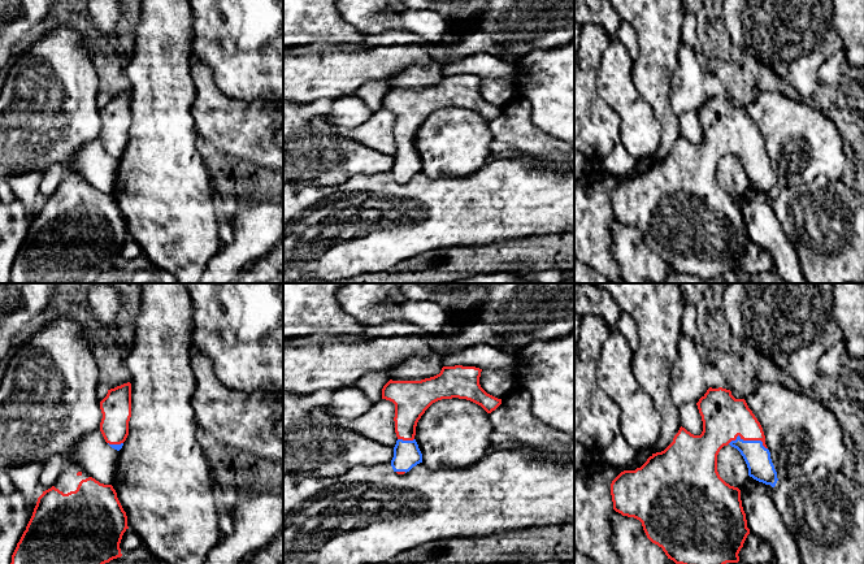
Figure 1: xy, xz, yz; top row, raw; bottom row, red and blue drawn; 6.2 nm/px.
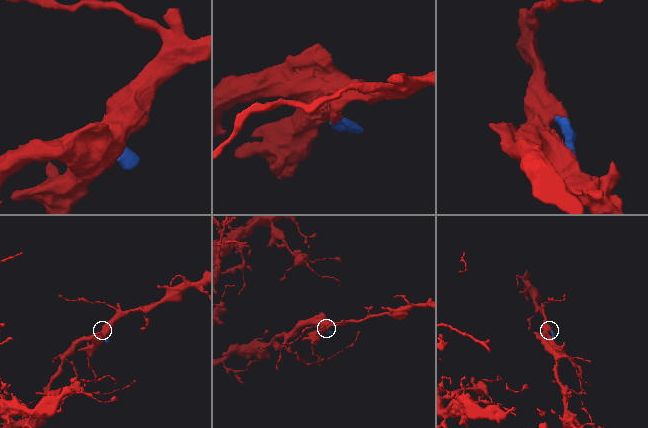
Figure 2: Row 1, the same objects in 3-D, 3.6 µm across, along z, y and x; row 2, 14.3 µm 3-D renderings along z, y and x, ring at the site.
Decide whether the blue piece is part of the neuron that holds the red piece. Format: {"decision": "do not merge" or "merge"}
{"decision": "merge"}

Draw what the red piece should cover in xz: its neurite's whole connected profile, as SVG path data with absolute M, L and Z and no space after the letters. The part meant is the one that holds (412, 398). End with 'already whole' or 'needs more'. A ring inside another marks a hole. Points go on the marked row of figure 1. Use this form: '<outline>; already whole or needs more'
M443 366L440 373L421 381L392 381L390 379L382 389L382 399L390 400L395 404L395 433L398 437L394 447L394 457L391 467L398 474L409 472L413 467L422 463L422 454L414 439L416 426L425 411L435 402L442 399L466 399L481 405L487 413L495 411L502 399L487 394L479 385L482 369L476 366Z; needs more

